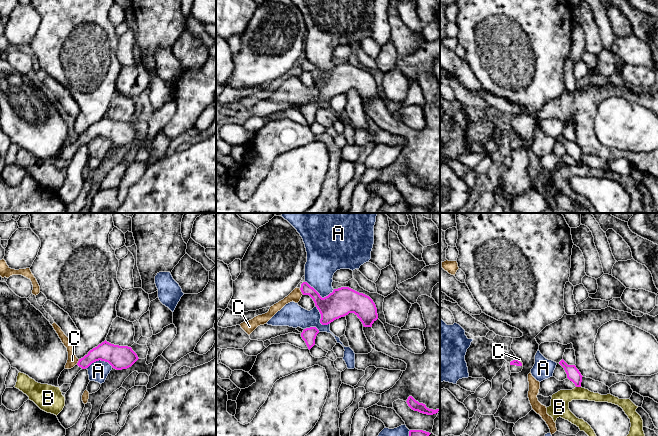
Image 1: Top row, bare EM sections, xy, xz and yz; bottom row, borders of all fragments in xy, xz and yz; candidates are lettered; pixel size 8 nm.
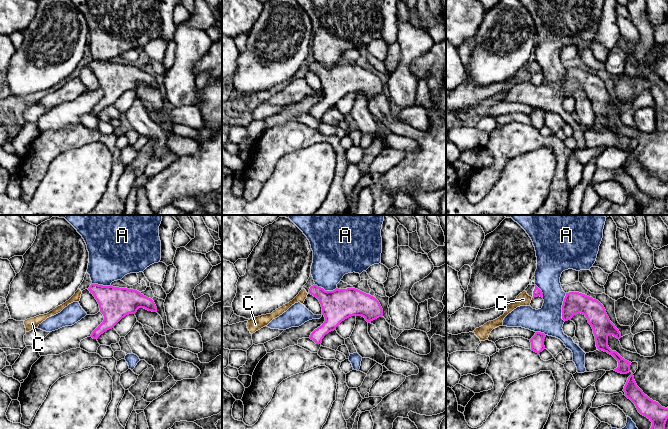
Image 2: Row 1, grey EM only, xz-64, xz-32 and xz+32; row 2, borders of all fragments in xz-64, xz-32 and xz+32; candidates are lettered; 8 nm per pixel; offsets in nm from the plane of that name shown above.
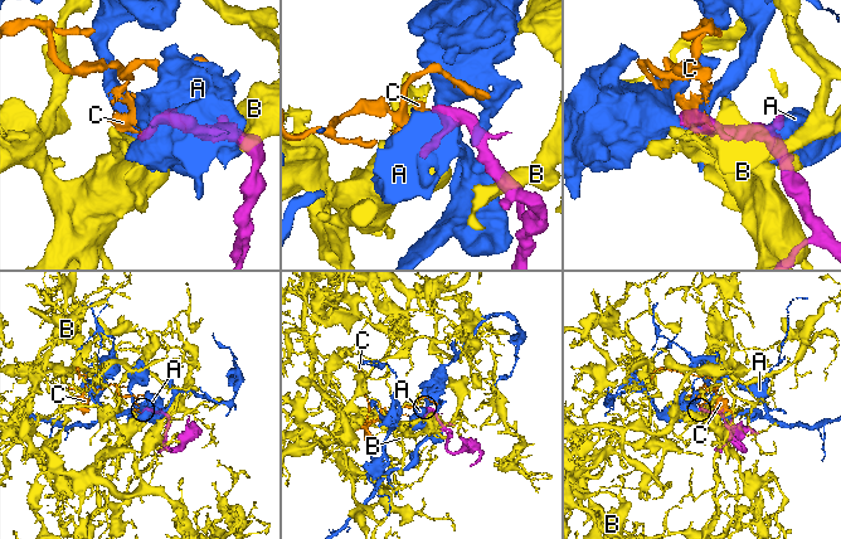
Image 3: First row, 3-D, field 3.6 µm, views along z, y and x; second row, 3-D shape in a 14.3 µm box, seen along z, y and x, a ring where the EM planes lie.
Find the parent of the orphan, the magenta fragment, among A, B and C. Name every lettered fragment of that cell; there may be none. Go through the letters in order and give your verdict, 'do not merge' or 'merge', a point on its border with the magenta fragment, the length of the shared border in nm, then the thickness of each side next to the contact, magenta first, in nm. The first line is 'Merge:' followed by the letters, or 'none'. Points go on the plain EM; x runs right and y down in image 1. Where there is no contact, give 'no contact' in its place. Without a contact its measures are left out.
Merge: none
A: do not merge; meets magenta in xz at (319, 71); contact 240 nm long; 220 nm thick on the magenta side, 240 nm on the other
B: do not merge; meets magenta in yz at (578, 162); contact 40 nm long; 110 nm thick on the magenta side, 150 nm on the other
C: do not merge; meets magenta in xz at (301, 67); contact 70 nm long; 160 nm thick on the magenta side, 90 nm on the other

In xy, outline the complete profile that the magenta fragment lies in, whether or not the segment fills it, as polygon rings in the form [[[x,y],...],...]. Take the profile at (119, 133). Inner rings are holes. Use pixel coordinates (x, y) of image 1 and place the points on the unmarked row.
[[[105,116],[79,135],[73,144],[64,145],[58,154],[58,161],[71,160],[80,146],[99,136],[108,138],[116,146],[122,146],[131,143],[138,135],[131,123],[114,121]]]

